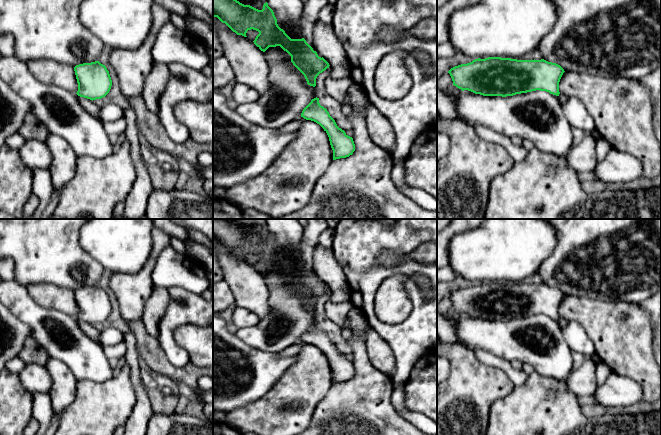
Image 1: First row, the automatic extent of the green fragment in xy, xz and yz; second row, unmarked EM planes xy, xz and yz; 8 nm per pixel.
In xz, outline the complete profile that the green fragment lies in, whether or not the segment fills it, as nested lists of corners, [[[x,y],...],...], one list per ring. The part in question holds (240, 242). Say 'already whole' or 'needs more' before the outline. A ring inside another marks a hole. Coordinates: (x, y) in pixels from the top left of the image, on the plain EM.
already whole | [[[213,219],[213,241],[217,241],[237,259],[247,261],[248,254],[258,255],[253,266],[263,276],[269,271],[280,270],[291,280],[291,286],[310,310],[315,311],[317,300],[330,290],[304,262],[291,263],[278,250],[274,236],[267,226],[262,234],[258,234],[240,227],[231,219]]]

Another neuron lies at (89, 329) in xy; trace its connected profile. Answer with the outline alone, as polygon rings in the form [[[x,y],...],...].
[[[79,320],[79,325],[81,329],[88,335],[90,336],[94,341],[97,339],[97,337],[100,335],[100,331],[96,329],[92,324],[80,321]]]

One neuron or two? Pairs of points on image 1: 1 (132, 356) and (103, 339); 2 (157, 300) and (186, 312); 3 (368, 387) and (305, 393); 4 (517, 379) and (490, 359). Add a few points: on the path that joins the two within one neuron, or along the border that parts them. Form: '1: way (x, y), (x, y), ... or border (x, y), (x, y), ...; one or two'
1: border (124, 333), (124, 338), (121, 341), (103, 347); two
2: border (168, 289), (169, 304), (159, 321), (159, 326); two
3: border (333, 384), (314, 410); two
4: way (510, 372), (501, 363), (497, 362); one

